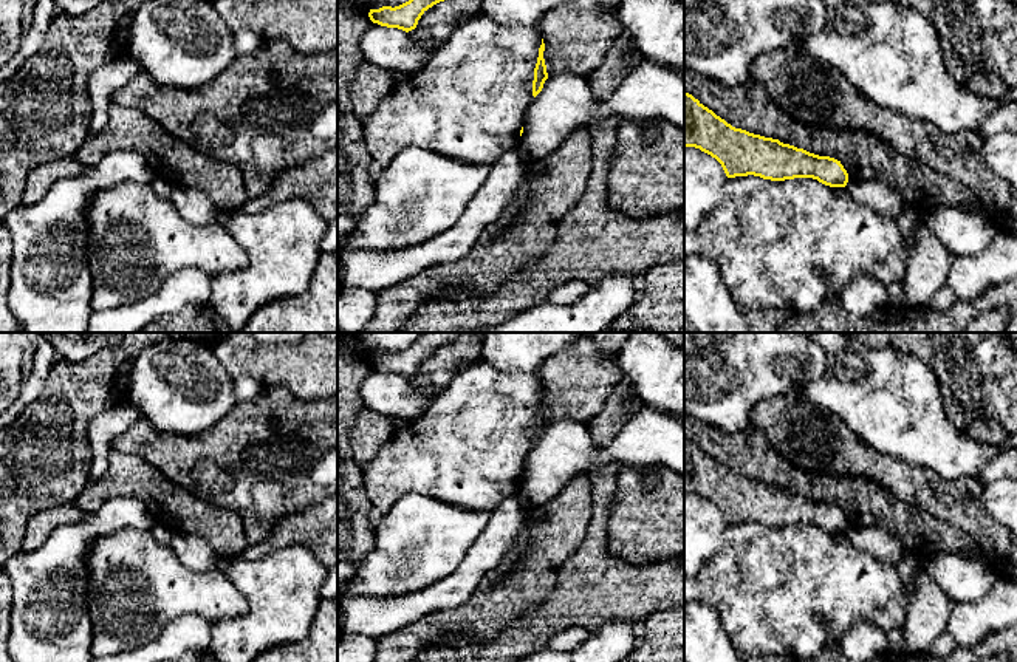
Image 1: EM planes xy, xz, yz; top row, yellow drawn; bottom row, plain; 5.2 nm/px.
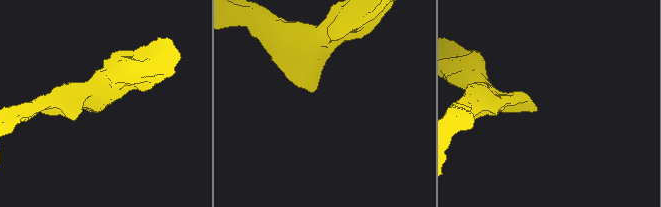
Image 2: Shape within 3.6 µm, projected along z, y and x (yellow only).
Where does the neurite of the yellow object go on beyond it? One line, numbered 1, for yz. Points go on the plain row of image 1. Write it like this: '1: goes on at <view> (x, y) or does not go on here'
1: does not go on here

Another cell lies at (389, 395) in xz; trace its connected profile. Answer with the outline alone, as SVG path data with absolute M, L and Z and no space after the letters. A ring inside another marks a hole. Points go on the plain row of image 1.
M370 371L361 385L364 407L396 422L410 422L424 415L427 399L409 390L409 380L398 374Z

